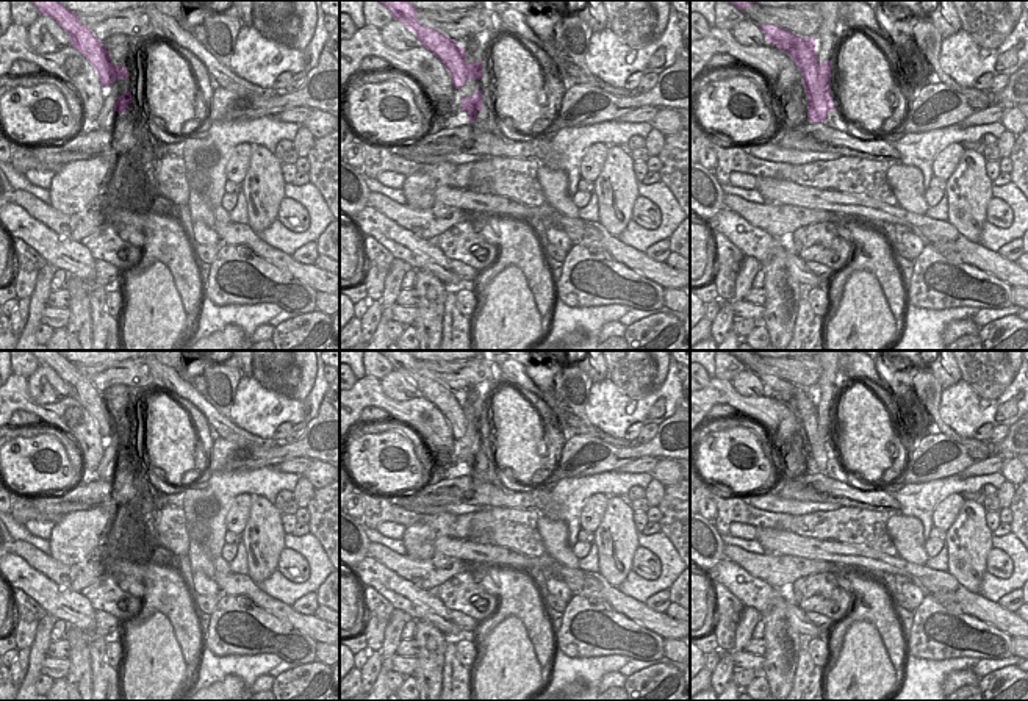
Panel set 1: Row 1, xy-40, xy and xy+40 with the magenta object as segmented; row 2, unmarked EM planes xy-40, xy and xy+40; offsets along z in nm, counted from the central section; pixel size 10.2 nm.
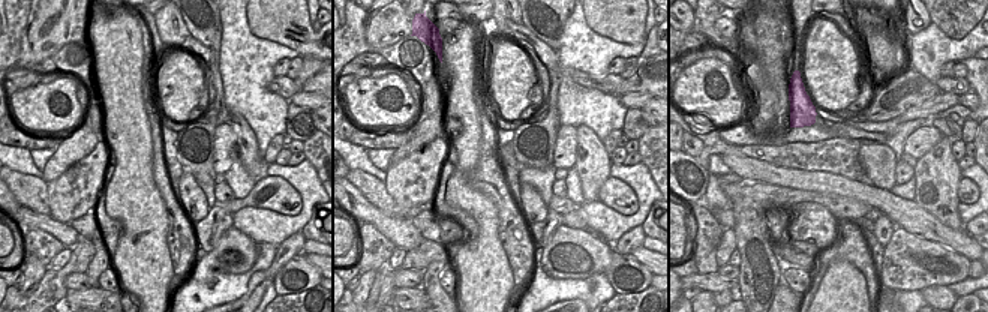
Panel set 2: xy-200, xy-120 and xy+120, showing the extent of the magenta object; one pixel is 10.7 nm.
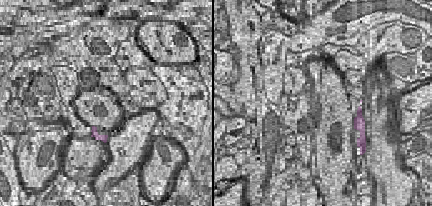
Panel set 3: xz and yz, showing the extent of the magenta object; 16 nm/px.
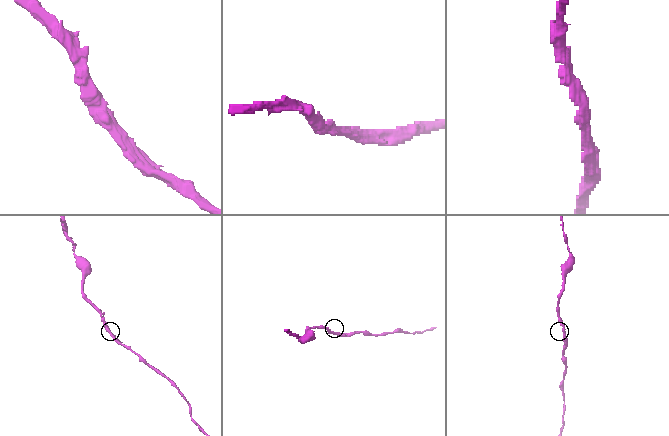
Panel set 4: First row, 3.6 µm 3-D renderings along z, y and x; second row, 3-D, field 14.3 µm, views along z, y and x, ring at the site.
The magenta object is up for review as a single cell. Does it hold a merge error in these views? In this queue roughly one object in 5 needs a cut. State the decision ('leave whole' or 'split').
leave whole

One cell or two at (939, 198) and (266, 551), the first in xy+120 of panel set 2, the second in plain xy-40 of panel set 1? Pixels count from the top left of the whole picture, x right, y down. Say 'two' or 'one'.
one

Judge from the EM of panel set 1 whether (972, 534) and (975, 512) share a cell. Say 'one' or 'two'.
one

